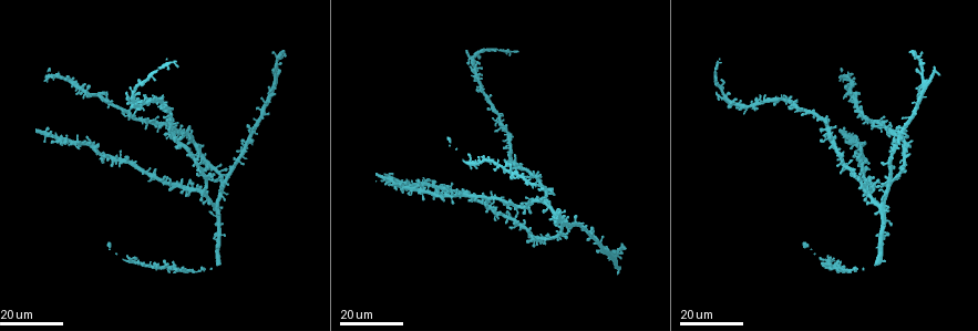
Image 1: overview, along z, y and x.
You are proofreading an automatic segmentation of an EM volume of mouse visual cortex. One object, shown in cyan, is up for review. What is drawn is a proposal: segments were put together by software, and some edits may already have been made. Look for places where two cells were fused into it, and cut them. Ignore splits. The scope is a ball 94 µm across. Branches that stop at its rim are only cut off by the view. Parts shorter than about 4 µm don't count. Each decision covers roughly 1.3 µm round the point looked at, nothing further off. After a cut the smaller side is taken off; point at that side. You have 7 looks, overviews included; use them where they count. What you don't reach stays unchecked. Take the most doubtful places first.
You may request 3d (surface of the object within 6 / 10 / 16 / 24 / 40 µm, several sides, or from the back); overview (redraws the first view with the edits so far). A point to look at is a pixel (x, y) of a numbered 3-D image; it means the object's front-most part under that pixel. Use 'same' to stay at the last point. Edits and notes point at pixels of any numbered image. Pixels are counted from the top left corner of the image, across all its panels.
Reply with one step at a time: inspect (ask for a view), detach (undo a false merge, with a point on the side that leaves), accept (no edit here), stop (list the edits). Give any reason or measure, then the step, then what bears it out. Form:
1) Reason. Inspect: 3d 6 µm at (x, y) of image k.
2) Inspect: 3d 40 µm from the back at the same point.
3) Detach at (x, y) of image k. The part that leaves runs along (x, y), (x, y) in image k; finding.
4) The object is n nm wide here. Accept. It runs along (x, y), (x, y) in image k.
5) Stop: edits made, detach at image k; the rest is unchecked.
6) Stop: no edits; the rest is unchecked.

Inspect: 3d 24 µm at (202, 190) of image 1.

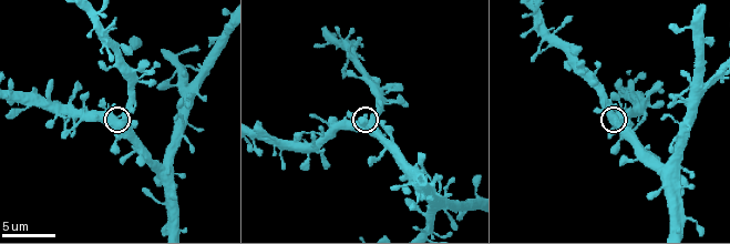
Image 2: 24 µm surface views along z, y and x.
Inspect: 3d 10 µm at (122, 119) of image 2.

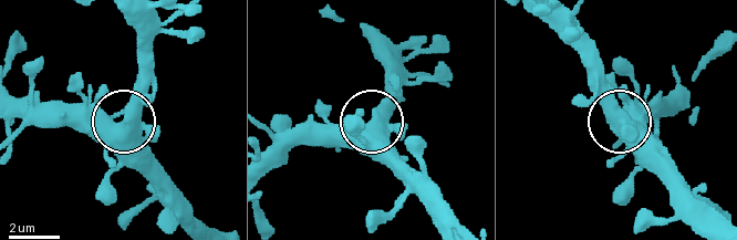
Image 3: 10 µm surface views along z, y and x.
Inspect: 3d 6 µm at (372, 122) of image 3.

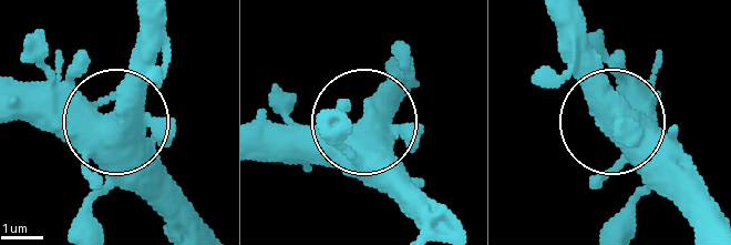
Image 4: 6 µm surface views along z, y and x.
The object is 630 nm wide here. Accept. It runs along (183, 191), (119, 120), (13, 116) in image 4; one cell here.

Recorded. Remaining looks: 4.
Three arms meet. Inspect: 3d 6 µm at (676, 167) of image 2.

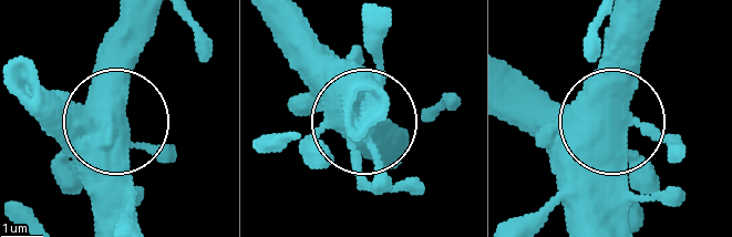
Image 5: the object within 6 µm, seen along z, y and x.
The side arm is 71 µm long. Accept. All the same cell.

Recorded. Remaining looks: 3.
Thin arm on a thick one. Inspect: 3d 10 µm at (702, 86) of image 2.

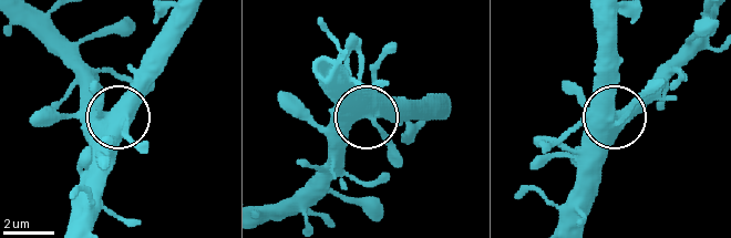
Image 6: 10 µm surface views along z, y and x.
Inspect: 3d 6 µm at (611, 114) of image 6.

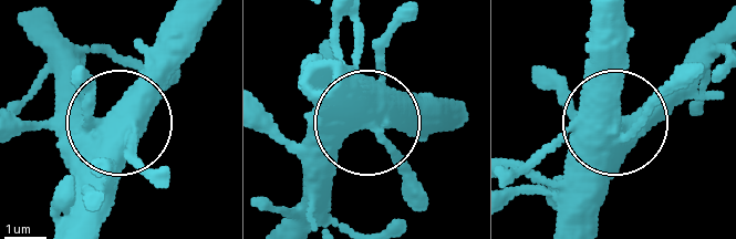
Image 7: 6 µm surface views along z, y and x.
The object is 510 nm wide here. Accept. Continuous, no second cell.

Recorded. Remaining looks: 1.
Stop: no edits; the rest is unchecked.

